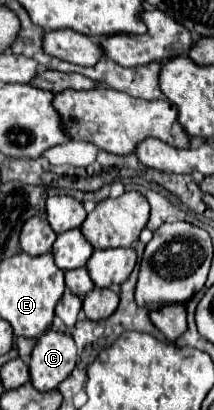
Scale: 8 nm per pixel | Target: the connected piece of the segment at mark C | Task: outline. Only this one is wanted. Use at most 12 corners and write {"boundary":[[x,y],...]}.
{"boundary":[[44,332],[30,356],[30,382],[54,390],[76,366],[74,340]]}

